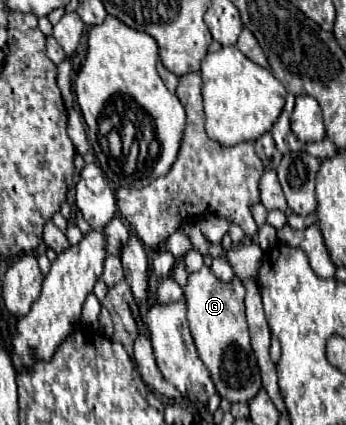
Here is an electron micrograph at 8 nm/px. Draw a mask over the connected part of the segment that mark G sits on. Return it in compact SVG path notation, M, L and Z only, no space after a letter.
M203 267L201 271L189 275L189 281L183 289L187 301L187 321L199 357L211 371L211 379L217 387L217 393L229 403L253 399L261 391L261 375L249 343L249 327L243 305L243 281L233 279L231 283L223 283L211 273L209 267Z

